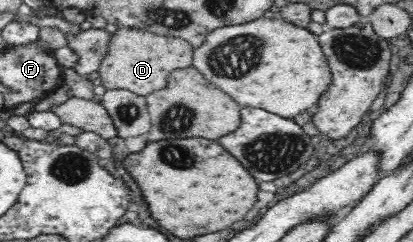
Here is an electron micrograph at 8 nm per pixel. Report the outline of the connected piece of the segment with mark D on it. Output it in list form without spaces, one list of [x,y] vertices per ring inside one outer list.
[[[118,28],[111,35],[108,45],[108,52],[100,61],[97,71],[106,90],[127,89],[136,95],[147,96],[166,87],[170,71],[192,65],[192,47],[184,39],[158,35],[144,29]]]

